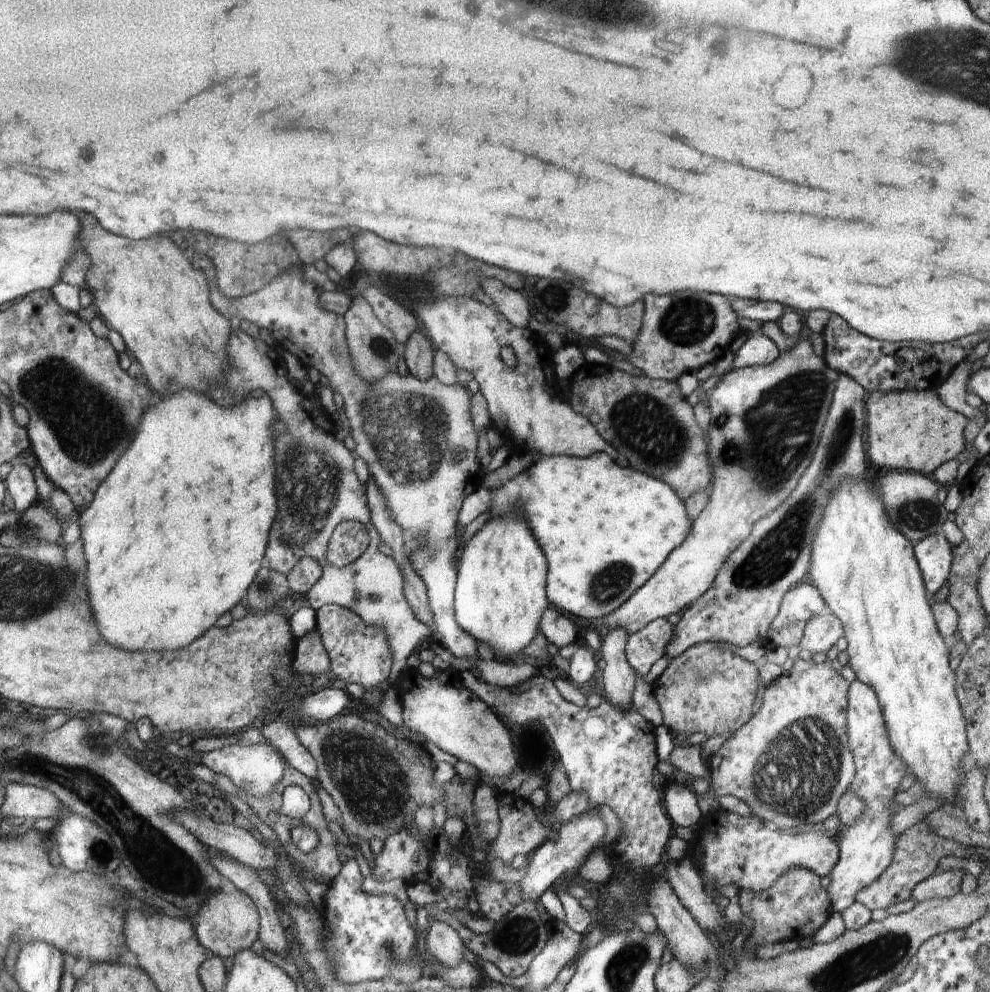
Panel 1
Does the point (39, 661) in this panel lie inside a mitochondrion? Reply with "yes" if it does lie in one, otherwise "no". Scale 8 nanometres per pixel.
no

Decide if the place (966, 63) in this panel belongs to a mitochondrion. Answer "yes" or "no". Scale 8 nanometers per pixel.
yes

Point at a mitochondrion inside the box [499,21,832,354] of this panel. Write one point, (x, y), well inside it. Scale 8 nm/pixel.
(685, 321)

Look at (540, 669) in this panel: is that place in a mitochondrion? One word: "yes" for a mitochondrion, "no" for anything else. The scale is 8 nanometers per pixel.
no

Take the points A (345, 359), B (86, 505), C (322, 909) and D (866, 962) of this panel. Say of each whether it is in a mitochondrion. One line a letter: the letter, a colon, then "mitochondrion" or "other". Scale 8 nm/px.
A: mitochondrion
B: other
C: other
D: mitochondrion

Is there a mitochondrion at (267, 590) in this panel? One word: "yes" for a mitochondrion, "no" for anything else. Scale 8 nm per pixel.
yes

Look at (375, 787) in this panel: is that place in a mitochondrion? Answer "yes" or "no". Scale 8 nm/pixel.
yes

